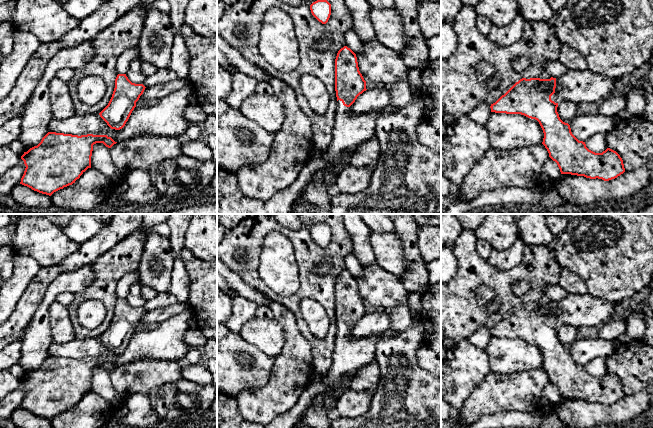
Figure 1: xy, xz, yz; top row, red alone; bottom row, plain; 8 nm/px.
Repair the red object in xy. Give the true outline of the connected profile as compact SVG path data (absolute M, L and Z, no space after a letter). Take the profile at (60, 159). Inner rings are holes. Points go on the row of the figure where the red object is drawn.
M48 132L37 146L21 156L26 168L20 184L49 196L72 185L91 168L96 143L111 148L117 142L107 135Z

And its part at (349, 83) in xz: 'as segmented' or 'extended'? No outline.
extended

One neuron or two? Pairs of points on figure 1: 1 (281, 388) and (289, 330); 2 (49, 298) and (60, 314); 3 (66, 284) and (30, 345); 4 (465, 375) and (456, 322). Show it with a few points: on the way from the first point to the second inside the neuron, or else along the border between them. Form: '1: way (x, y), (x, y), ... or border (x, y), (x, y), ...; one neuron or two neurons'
1: way (289, 374), (291, 367), (291, 344); one neuron
2: border (54, 300), (48, 309), (49, 325); two neurons
3: way (50, 296), (38, 318), (38, 329); one neuron
4: border (467, 339), (460, 340), (457, 343); two neurons

